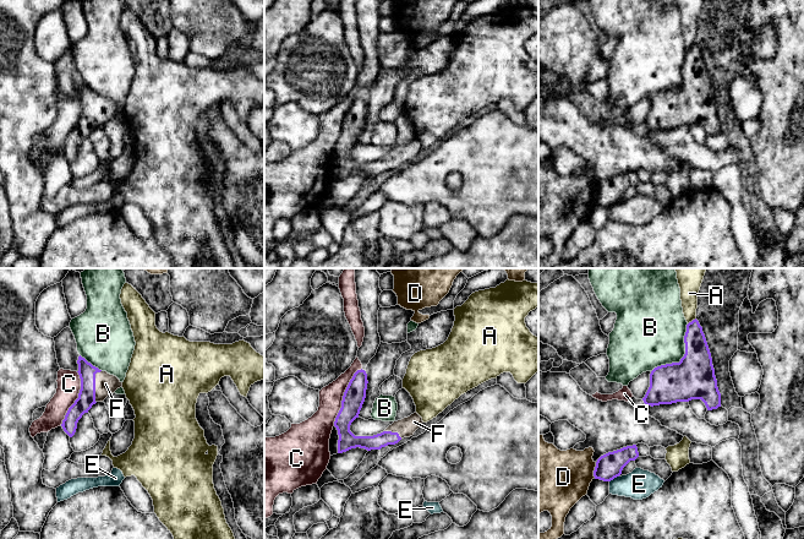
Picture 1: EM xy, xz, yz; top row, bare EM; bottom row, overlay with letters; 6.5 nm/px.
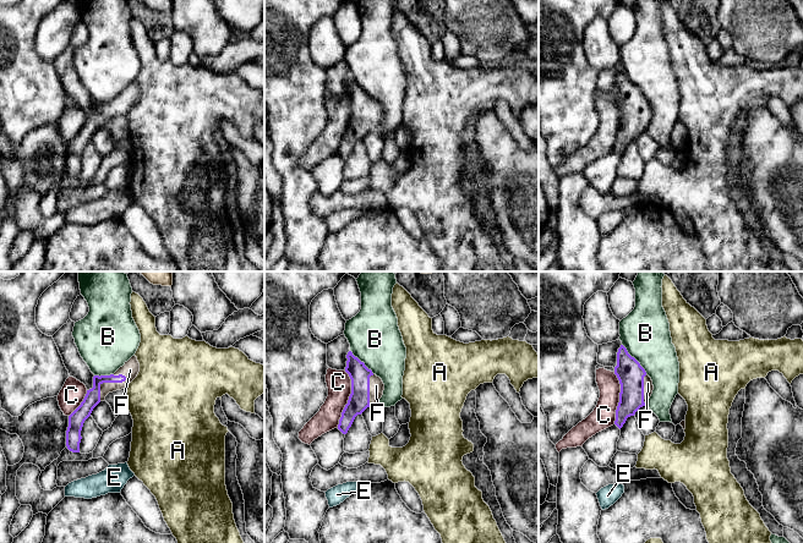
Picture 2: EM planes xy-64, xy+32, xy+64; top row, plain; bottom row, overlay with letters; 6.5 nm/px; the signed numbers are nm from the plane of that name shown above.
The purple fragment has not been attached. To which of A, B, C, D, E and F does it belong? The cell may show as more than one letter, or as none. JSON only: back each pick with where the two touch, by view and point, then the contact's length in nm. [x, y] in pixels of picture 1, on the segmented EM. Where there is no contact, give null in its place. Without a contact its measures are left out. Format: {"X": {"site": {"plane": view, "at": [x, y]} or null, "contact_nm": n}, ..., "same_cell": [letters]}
{"F": {"site": {"plane": "xy", "at": [94, 386]}, "contact_nm": 220}, "same_cell": ["F"]}

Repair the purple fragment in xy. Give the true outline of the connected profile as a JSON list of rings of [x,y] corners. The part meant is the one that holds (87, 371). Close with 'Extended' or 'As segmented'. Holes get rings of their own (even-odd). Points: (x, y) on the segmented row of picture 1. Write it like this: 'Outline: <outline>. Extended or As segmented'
Outline: [[[81,355],[77,360],[81,390],[78,398],[69,408],[62,420],[64,431],[72,437],[77,429],[77,423],[84,413],[97,402],[103,402],[109,394],[122,387],[122,382],[114,375],[93,366]]]. Extended

